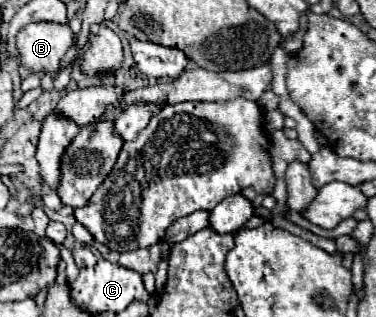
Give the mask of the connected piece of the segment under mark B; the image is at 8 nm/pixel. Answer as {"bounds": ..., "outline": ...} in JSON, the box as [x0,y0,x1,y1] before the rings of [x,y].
{"bounds":[16,23,72,73],"outline":[[[28,23],[16,35],[20,63],[34,73],[54,73],[72,45],[72,29],[60,23]]]}

